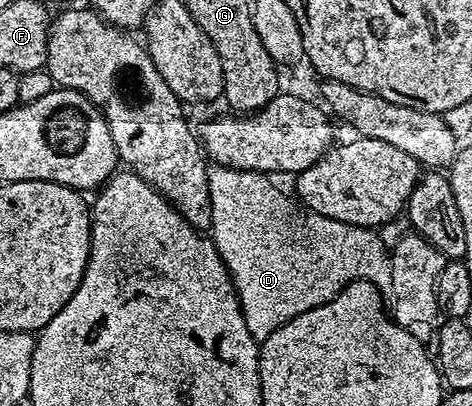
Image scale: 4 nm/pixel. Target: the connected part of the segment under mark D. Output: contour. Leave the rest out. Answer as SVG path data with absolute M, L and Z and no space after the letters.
M216 164L209 166L211 237L215 248L219 252L219 256L225 262L226 268L229 269L229 275L233 281L233 287L235 288L237 299L243 312L243 320L247 320L247 332L251 332L251 336L259 344L264 342L267 336L271 336L271 332L275 332L275 328L287 324L287 320L291 320L311 308L319 308L319 304L330 302L347 284L351 284L352 282L370 282L371 284L375 284L378 290L382 292L388 291L391 284L391 264L389 263L391 254L387 249L387 242L385 246L384 240L377 235L380 233L376 229L368 226L356 226L355 224L340 222L339 220L331 220L327 216L314 214L298 205L292 197L289 199L273 182L276 181L270 175L261 174L258 170L236 170L230 166L219 166Z

